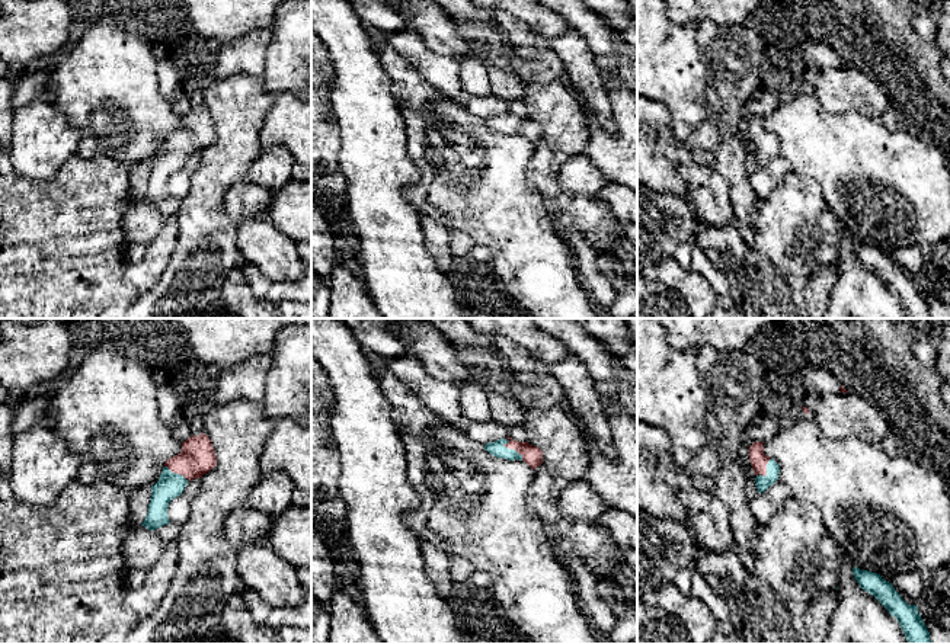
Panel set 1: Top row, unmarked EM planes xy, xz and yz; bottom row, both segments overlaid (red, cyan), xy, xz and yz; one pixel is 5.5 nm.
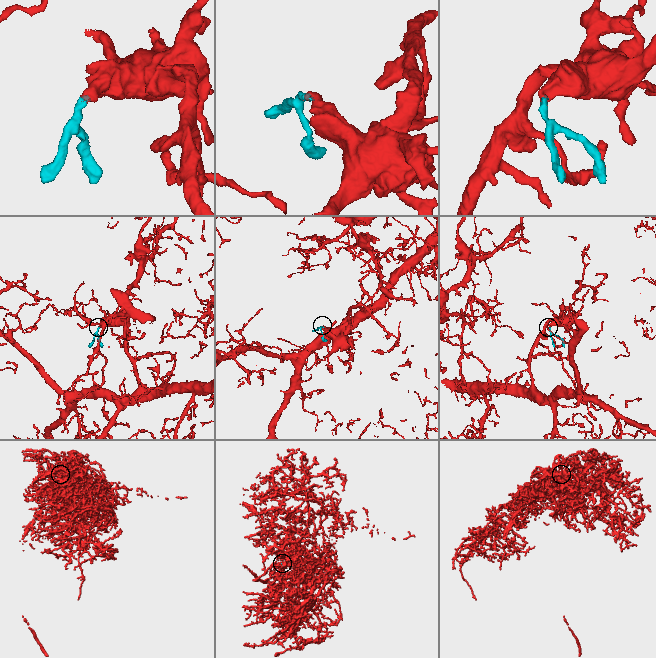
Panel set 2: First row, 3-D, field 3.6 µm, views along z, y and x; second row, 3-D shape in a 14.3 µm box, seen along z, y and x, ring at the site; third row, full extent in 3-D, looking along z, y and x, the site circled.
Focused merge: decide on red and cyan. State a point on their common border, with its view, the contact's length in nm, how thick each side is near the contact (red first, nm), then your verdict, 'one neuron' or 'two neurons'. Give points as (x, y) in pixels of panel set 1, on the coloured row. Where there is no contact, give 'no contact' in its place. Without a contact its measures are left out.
xz (511, 448) | 170 nm | 110/80 nm | one neuron

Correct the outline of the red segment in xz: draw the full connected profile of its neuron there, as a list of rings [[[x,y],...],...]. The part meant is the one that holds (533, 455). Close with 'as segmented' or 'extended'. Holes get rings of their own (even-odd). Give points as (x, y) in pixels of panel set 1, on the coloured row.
[[[509,436],[486,443],[484,449],[496,458],[524,461],[532,470],[543,464],[543,451],[540,448],[532,446],[528,442],[516,442]]] | extended

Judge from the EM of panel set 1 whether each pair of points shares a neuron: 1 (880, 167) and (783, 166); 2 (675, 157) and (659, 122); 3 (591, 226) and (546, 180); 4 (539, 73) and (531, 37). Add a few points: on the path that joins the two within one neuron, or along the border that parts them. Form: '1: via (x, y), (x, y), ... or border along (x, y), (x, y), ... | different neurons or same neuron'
1: border along (779, 154), (789, 163), (792, 170) | different neurons
2: via (671, 149), (667, 144), (664, 131) | same neuron
3: via (579, 214), (556, 192) | same neuron
4: via (536, 64), (531, 45) | same neuron

